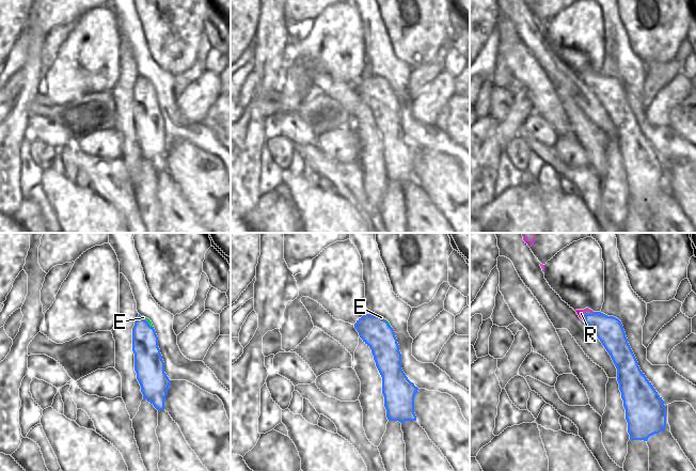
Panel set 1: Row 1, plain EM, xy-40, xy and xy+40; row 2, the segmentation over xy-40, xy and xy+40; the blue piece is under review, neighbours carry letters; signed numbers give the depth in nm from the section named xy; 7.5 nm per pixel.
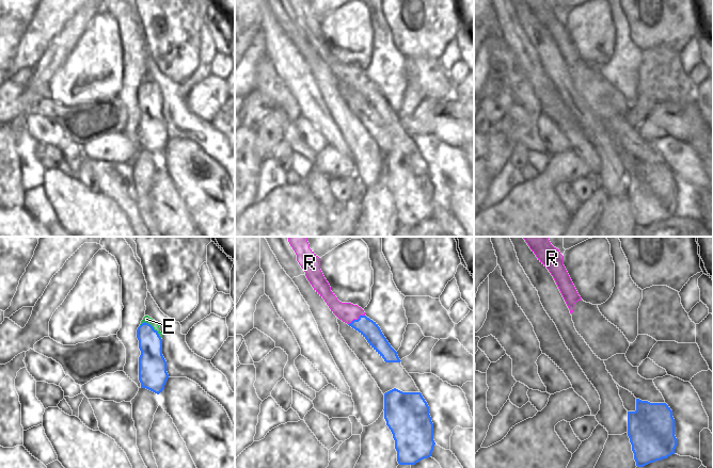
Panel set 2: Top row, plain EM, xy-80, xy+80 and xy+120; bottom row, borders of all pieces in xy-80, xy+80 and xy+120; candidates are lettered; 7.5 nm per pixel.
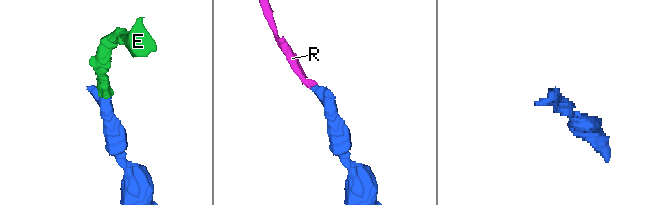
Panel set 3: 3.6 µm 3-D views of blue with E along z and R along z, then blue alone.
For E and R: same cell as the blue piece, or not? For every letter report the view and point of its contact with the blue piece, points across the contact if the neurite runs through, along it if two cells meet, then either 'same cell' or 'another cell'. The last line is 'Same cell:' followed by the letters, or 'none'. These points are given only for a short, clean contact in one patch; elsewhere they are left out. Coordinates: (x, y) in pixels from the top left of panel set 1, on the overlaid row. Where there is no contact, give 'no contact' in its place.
E: contact xy-40 (146, 322); border xy-40 (141, 316), (152, 327); another cell
R: contact xy+40 (586, 314); another cell
Same cell: none

